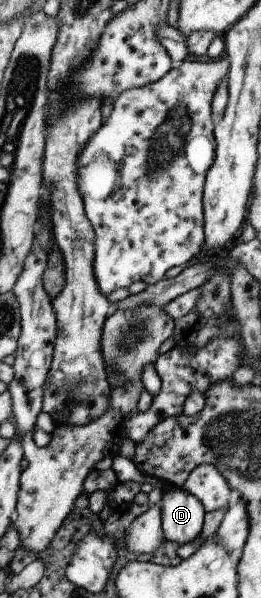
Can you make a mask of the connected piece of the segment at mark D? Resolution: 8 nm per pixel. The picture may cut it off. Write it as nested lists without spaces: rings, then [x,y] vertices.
[[[158,482],[154,486],[162,493],[158,504],[164,538],[178,545],[198,539],[205,514],[200,501],[183,488],[168,486],[163,489]]]

